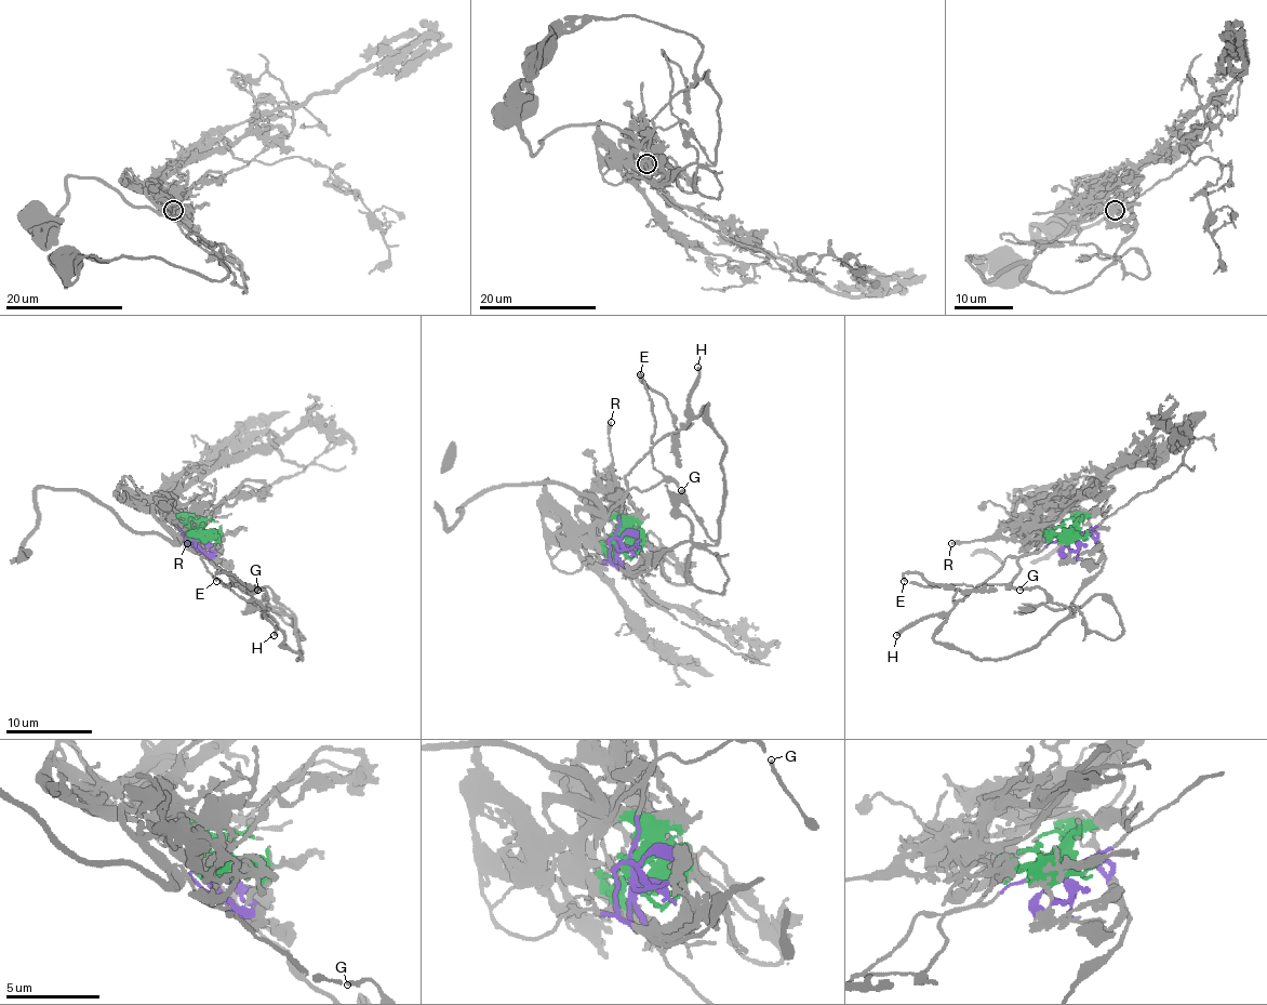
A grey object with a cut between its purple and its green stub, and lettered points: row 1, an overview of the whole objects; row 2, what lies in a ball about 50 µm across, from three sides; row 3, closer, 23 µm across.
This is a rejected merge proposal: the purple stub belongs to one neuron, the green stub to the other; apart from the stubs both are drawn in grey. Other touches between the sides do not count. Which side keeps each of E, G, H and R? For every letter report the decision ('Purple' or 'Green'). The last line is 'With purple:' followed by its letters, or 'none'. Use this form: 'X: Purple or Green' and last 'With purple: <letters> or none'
E: Purple
G: Purple
H: Purple
R: Green
With purple: E, G, H

